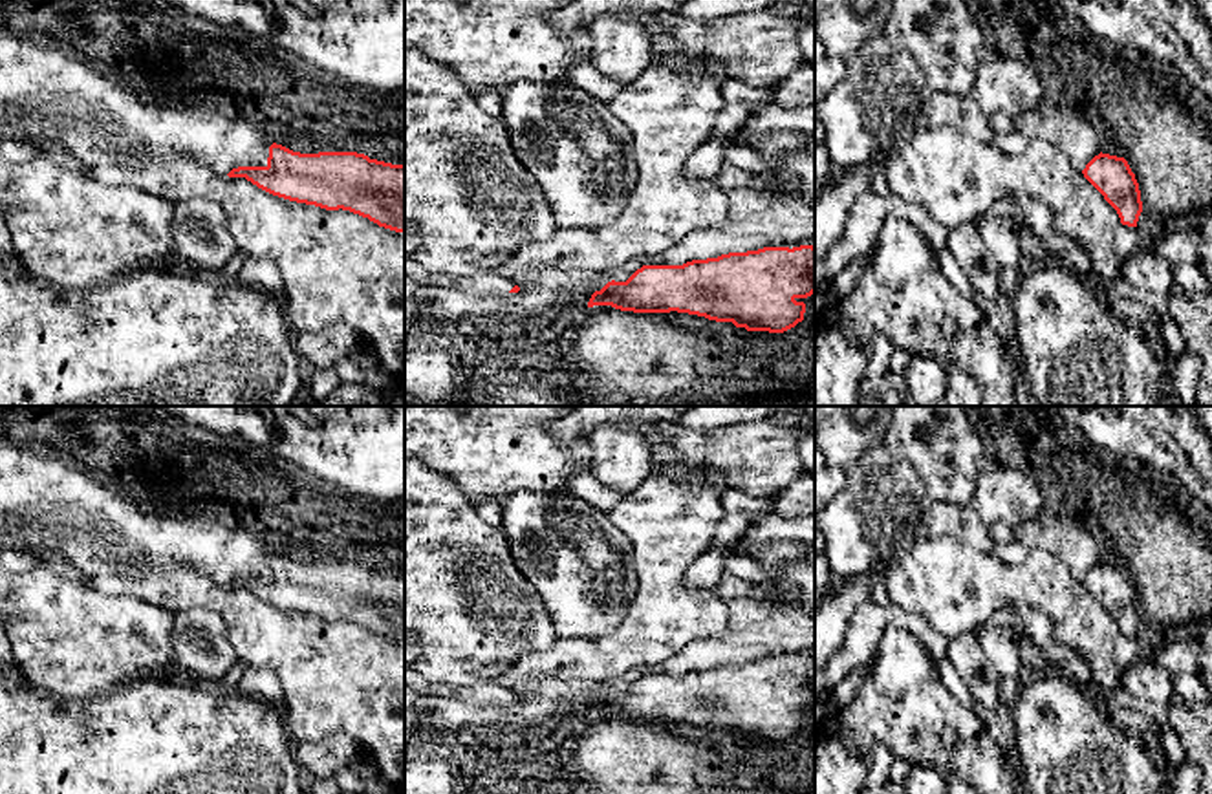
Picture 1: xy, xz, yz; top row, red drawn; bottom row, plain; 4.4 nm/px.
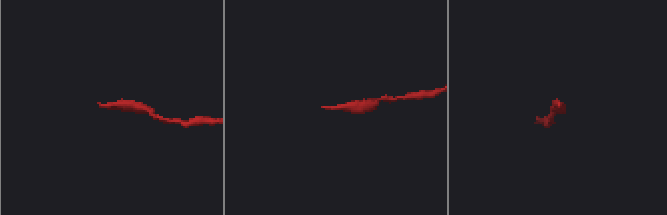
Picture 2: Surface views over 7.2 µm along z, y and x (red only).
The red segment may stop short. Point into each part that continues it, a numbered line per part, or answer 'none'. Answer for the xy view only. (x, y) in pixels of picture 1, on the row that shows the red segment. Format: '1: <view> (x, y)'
none

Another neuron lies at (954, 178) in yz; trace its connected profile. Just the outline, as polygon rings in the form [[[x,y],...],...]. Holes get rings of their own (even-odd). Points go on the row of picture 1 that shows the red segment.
[[[926,124],[892,152],[884,176],[892,194],[925,207],[947,231],[978,223],[998,199],[1038,199],[1053,210],[1055,231],[1084,245],[1098,276],[1120,276],[1117,210],[1045,139],[1031,139],[1020,154],[1003,154],[994,145]]]

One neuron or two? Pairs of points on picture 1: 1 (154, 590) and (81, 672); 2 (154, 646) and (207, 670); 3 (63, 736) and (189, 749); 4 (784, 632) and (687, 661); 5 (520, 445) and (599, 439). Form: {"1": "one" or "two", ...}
{"1": "two", "2": "two", "3": "one", "4": "one", "5": "two"}

